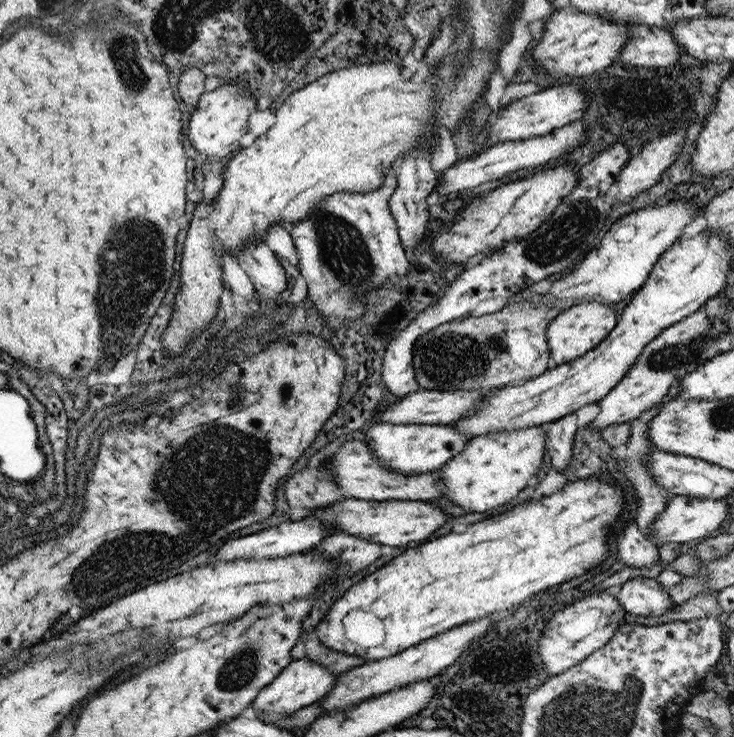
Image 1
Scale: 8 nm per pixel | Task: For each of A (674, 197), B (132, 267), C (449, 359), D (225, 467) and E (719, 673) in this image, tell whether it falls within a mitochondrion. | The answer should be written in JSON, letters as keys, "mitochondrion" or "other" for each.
{"A":"other","B":"mitochondrion","C":"mitochondrion","D":"mitochondrion","E":"other"}

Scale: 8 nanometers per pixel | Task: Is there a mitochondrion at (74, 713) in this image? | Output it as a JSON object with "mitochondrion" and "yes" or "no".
{"mitochondrion":"no"}

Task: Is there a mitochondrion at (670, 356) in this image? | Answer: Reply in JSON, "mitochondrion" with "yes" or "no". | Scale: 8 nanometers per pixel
{"mitochondrion":"yes"}

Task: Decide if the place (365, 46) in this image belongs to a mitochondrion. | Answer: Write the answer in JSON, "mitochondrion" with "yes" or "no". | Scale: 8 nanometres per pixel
{"mitochondrion":"no"}

